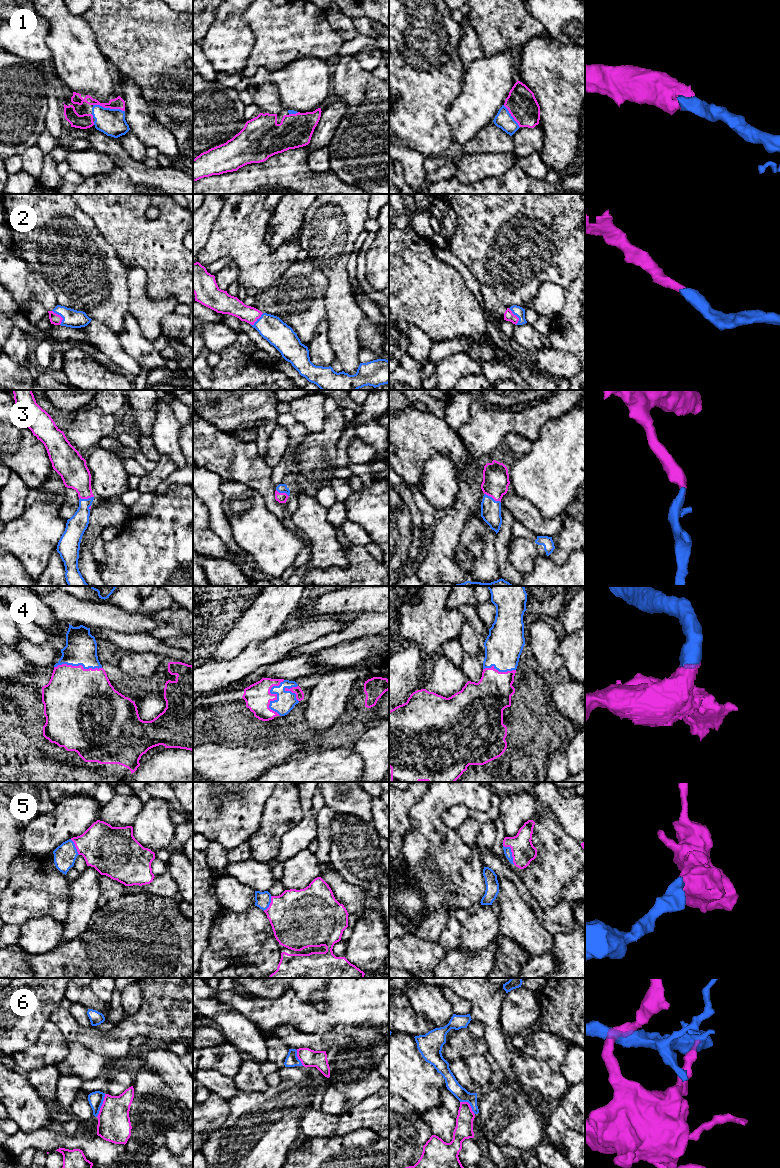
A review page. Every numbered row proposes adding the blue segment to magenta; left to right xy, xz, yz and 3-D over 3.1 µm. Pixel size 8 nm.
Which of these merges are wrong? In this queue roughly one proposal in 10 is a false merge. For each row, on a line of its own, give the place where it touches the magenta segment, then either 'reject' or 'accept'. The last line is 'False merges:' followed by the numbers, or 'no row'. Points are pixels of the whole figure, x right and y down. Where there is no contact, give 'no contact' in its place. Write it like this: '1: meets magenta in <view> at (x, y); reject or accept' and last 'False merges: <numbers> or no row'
1: meets magenta in xy at (109, 107); accept
2: meets magenta in yz at (516, 316); accept
3: meets magenta in yz at (492, 497); accept
4: meets magenta in xz at (276, 696); accept
5: meets magenta in yz at (511, 851); accept
6: meets magenta in xy at (102, 1105); reject
False merges: 6

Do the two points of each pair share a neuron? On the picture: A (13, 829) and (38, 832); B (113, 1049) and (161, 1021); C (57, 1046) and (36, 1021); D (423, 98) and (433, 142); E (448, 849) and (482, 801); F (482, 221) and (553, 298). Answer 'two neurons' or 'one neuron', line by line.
A: two neurons
B: one neuron
C: two neurons
D: one neuron
E: one neuron
F: two neurons

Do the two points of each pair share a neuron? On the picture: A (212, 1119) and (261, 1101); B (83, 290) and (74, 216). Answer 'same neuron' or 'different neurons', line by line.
A: different neurons
B: same neuron

